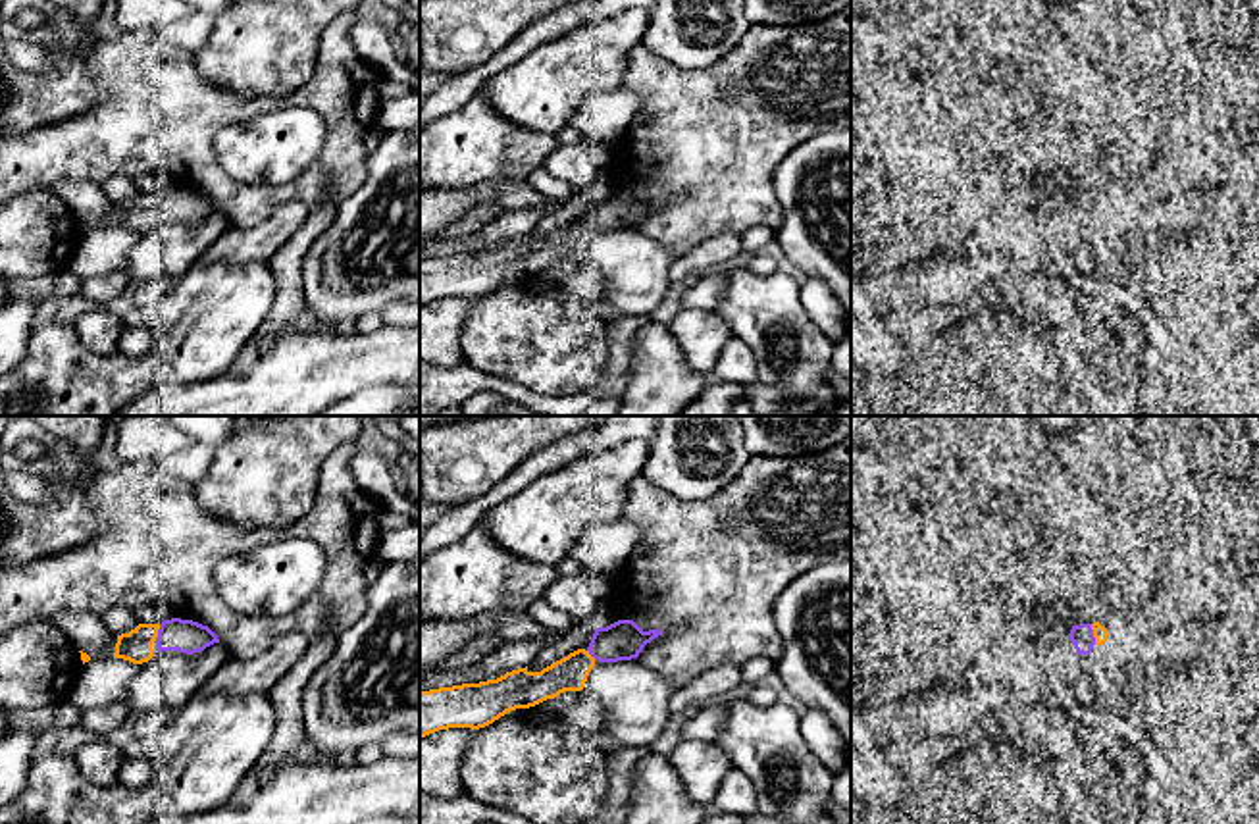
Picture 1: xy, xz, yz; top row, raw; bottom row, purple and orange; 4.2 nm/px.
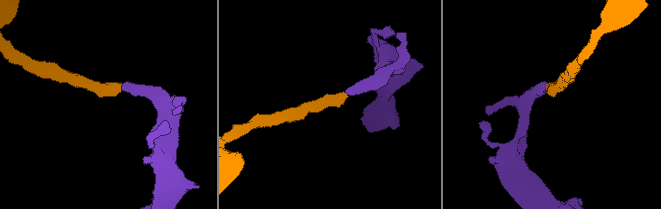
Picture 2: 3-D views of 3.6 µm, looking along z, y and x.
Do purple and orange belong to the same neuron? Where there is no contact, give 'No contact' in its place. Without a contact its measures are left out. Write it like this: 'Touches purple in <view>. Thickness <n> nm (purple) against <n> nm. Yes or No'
Touches purple in yz. Thickness 100 nm (purple) against 60 nm. Yes

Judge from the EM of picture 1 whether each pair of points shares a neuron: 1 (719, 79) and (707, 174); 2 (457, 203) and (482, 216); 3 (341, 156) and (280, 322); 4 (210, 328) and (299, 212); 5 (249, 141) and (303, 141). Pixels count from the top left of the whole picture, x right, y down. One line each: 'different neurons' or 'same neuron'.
1: same neuron
2: different neurons
3: different neurons
4: different neurons
5: same neuron

